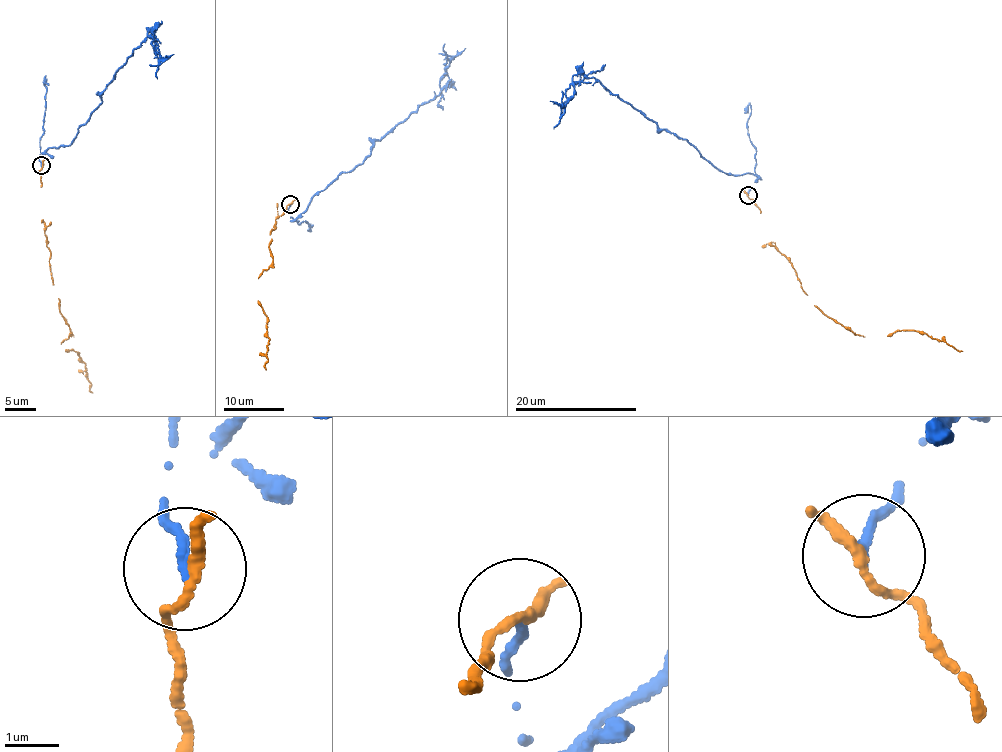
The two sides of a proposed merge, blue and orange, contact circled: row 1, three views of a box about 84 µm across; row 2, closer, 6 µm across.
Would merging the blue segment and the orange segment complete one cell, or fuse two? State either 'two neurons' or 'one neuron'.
two neurons

